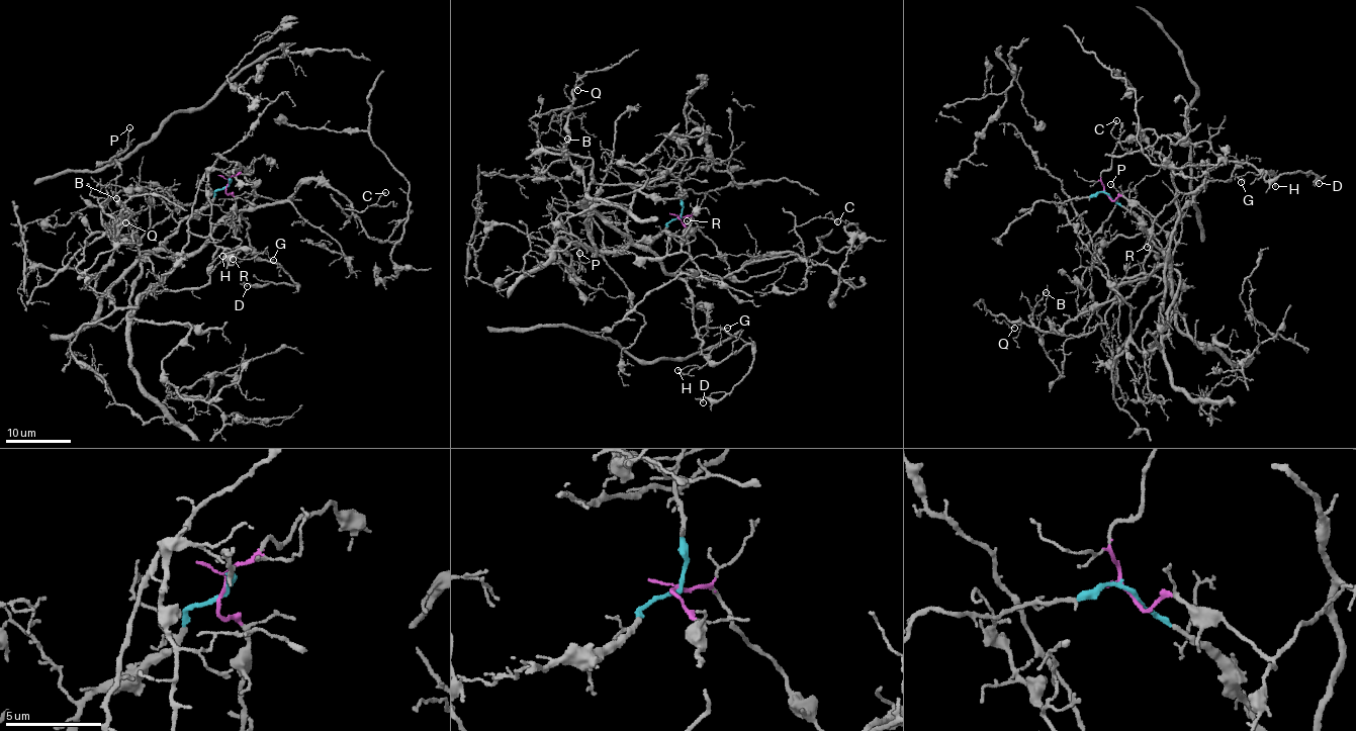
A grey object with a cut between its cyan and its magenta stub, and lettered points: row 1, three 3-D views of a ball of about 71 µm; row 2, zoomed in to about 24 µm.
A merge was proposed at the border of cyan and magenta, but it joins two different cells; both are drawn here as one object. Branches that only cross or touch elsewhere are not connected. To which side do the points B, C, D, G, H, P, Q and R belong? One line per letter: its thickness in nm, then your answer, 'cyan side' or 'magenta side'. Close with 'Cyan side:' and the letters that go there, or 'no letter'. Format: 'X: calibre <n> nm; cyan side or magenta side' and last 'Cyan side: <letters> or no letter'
B: calibre 140 nm; cyan side
C: calibre 120 nm; magenta side
D: calibre 90 nm; magenta side
G: calibre 110 nm; magenta side
H: calibre 90 nm; magenta side
P: calibre 130 nm; cyan side
Q: calibre 100 nm; cyan side
R: calibre 140 nm; magenta side
Cyan side: B, P, Q

